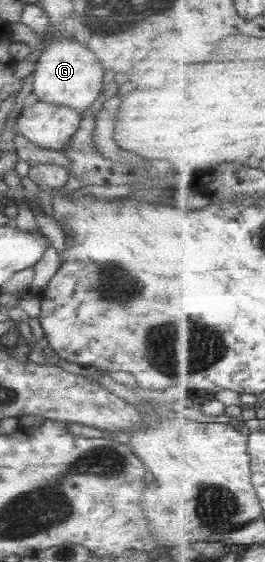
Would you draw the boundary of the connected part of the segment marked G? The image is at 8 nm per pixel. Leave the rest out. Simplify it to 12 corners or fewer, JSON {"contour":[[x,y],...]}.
{"contour":[[66,37],[42,48],[34,100],[81,115],[99,98],[105,71]]}

